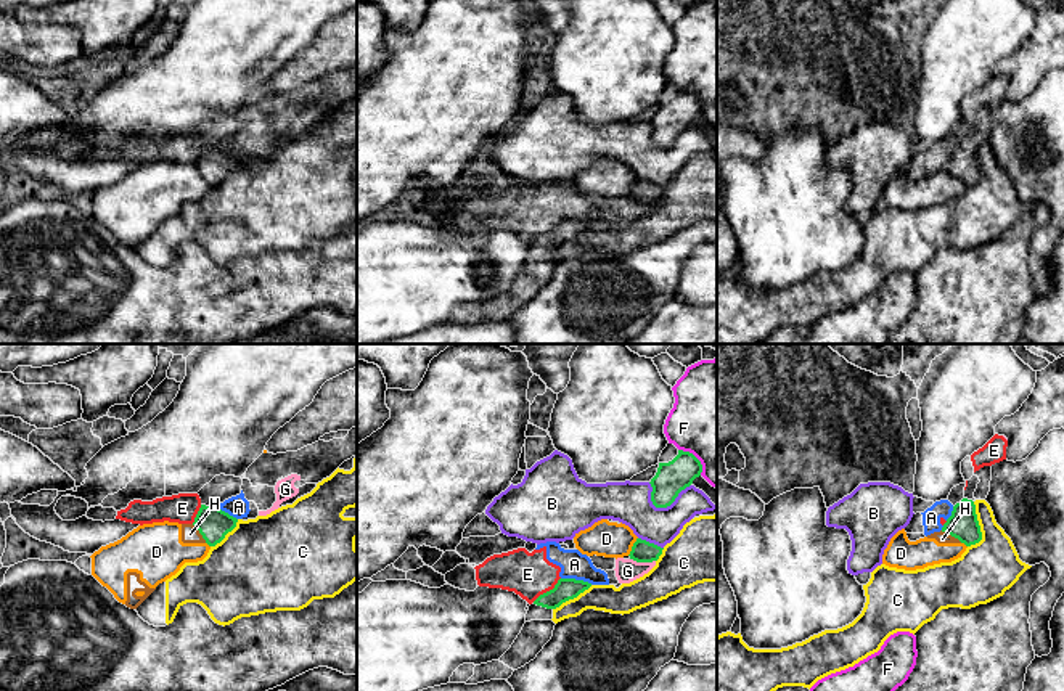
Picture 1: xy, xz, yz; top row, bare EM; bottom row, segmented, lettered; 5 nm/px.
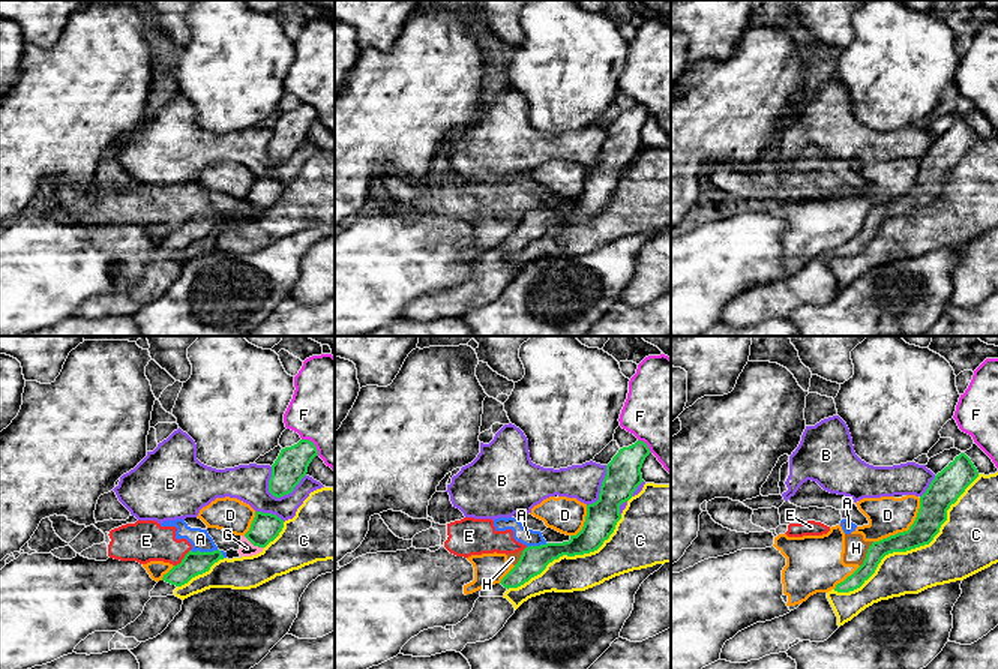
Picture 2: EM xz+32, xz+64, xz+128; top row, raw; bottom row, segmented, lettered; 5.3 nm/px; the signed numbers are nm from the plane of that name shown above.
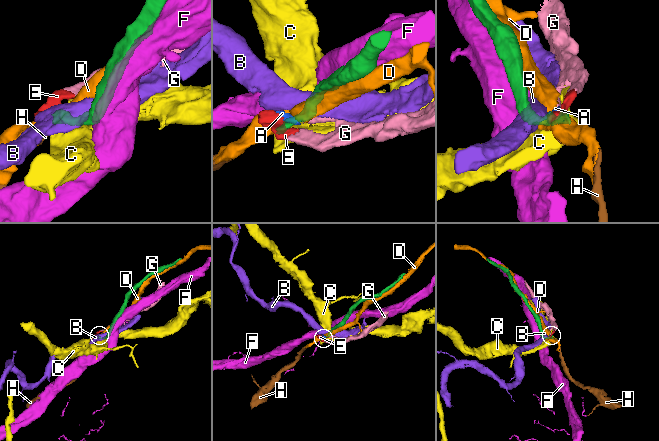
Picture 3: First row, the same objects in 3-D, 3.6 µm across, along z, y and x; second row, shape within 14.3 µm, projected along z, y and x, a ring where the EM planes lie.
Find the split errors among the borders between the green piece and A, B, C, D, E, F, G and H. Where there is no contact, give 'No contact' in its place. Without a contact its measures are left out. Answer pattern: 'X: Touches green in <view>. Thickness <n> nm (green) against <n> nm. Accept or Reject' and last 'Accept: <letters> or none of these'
A: Touches green in xz. Thickness 110 nm (green) against 140 nm. Reject
B: Touches green in xz. Thickness 160 nm (green) against 220 nm. Reject
C: Touches green in yz. Thickness 150 nm (green) against 280 nm. Reject
D: Touches green in xz. Thickness 110 nm (green) against 180 nm. Reject
E: Touches green in xz. Thickness 110 nm (green) against 220 nm. Reject
F: Touches green in xz. Thickness 160 nm (green) against 440 nm. Reject
G: Touches green in xz. Thickness 110 nm (green) against 120 nm. Reject
H: Touches green in yz. Thickness 150 nm (green) against 60 nm. Reject
Accept: none of these

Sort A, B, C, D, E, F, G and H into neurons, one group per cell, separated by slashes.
A E G / B / C / D H / F

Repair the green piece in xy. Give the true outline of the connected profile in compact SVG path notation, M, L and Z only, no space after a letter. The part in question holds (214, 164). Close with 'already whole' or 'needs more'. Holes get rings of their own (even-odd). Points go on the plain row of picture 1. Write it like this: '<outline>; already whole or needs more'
M201 145L193 166L199 170L209 186L220 183L236 167L238 159L228 153Z; already whole

